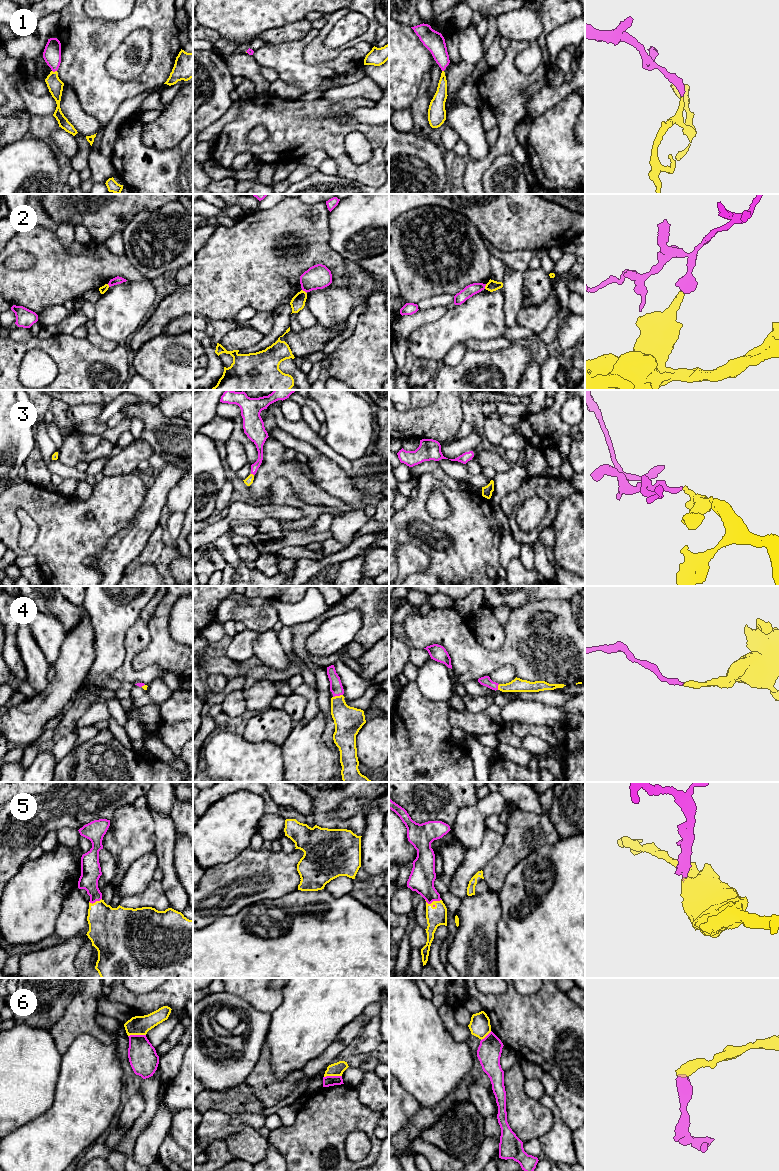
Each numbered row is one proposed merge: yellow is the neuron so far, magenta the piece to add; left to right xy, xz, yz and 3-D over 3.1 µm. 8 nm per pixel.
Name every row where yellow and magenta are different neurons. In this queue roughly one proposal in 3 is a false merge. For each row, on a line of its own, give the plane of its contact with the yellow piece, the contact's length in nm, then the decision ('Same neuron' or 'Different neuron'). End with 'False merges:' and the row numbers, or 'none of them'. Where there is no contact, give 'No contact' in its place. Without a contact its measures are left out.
1: Touches yellow in xy. Shared border 40 nm. Same neuron
2: Touches yellow in xz. Shared border 50 nm. Different neuron
3: Touches yellow in xz. Shared border 30 nm. Same neuron
4: Touches yellow in xz. Shared border 80 nm. Same neuron
5: Touches yellow in yz. Shared border 140 nm. Same neuron
6: Touches yellow in xy. Shared border 140 nm. Different neuron
False merges: 2, 6

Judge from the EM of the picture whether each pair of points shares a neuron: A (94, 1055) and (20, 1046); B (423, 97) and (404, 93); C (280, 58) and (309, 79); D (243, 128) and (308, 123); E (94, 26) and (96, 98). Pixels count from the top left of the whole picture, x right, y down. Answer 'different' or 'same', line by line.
A: different
B: different
C: same
D: same
E: same

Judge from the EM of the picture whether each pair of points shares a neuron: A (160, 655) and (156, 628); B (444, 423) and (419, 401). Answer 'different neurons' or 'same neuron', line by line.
A: same neuron
B: different neurons

